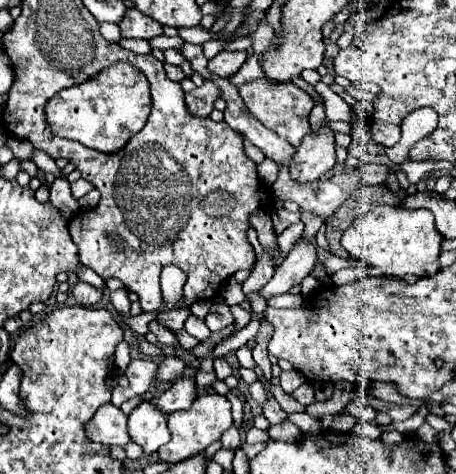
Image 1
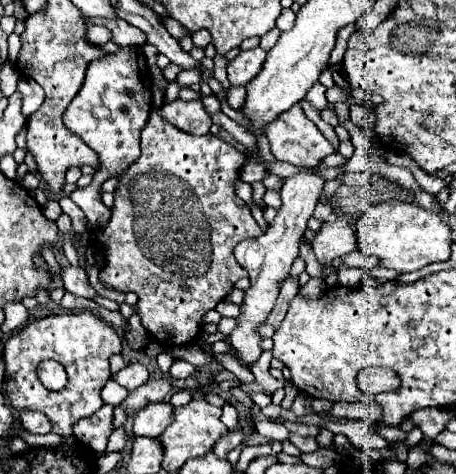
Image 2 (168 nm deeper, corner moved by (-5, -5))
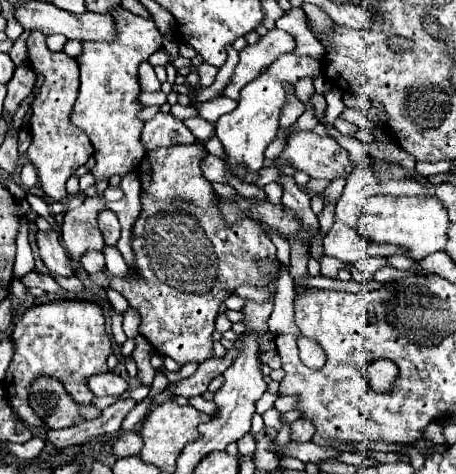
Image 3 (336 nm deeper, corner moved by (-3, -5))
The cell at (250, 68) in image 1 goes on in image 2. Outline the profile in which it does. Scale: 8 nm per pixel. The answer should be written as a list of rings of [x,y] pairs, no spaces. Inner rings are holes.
[[[231,86],[227,92],[227,104],[233,110],[239,110],[243,102],[245,102],[245,88],[243,86]]]

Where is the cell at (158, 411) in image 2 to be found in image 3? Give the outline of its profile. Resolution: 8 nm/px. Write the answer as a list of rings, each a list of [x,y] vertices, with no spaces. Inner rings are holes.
[[[129,430],[129,432],[123,432],[123,434],[113,442],[113,454],[115,454],[117,458],[133,456],[133,454],[139,454],[139,452],[141,452],[141,446],[143,446],[143,438],[139,436],[139,432]]]

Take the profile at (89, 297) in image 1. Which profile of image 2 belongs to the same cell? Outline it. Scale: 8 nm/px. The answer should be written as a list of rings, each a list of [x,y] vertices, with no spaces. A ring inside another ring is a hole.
[[[67,266],[61,270],[61,280],[67,292],[81,296],[81,298],[93,298],[97,292],[91,288],[87,272],[79,266]]]

